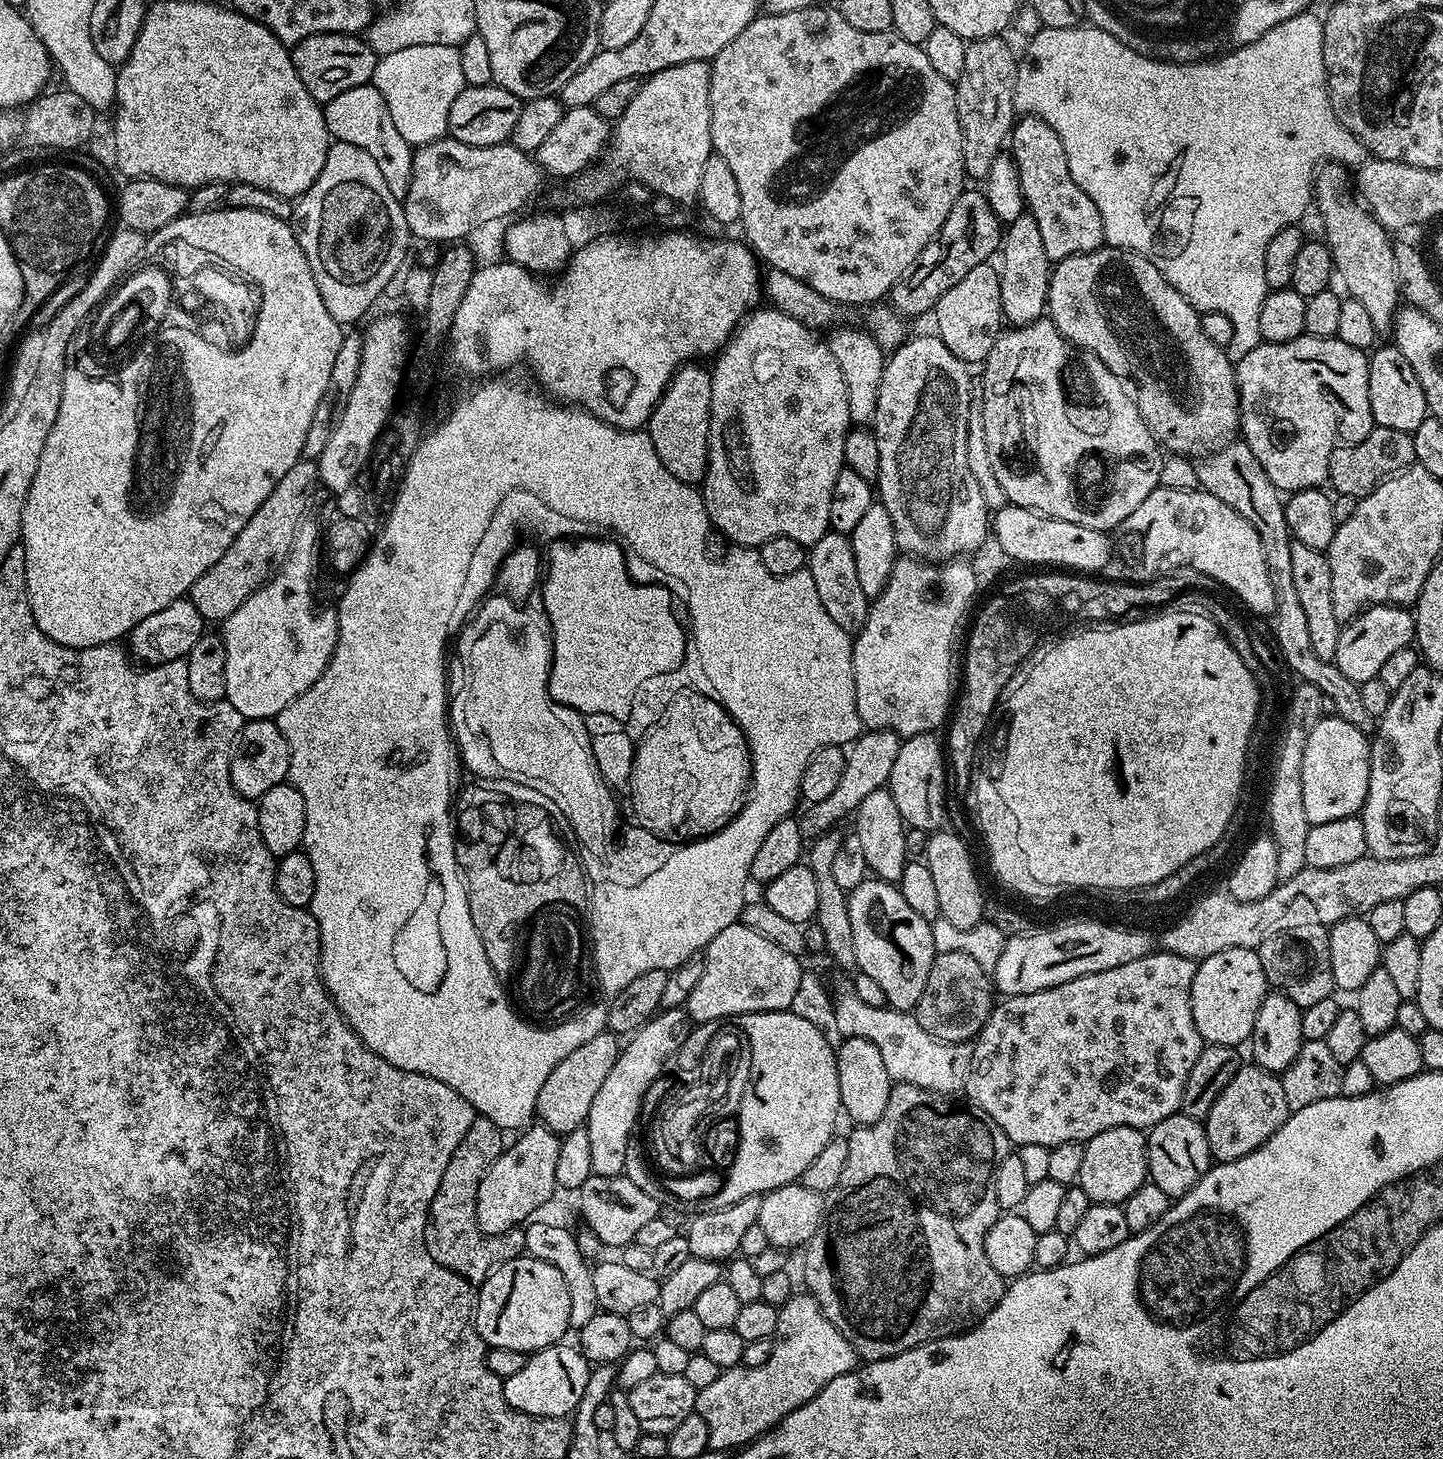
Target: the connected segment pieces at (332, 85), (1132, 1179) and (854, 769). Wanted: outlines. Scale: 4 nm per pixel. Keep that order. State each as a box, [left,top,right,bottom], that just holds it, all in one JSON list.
[[291,32,377,102],[1078,1126,1149,1205],[799,730,902,842]]

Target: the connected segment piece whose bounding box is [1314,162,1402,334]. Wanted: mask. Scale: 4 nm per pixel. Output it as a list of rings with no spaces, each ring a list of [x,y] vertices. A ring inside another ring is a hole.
[[[1328,162],[1317,171],[1314,208],[1320,211],[1320,220],[1324,223],[1322,236],[1332,252],[1335,275],[1344,283],[1343,291],[1351,299],[1362,302],[1362,307],[1370,313],[1377,334],[1391,333],[1402,304],[1394,266],[1394,240],[1388,237],[1391,236],[1389,229],[1383,228],[1354,195],[1350,187],[1350,172],[1345,165]]]

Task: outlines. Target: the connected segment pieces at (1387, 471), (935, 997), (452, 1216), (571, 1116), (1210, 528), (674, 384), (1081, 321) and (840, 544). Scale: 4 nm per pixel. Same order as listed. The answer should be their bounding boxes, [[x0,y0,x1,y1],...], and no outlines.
[[1327,427,1416,496],[914,952,994,1044],[424,1115,524,1286],[535,1030,622,1134],[1114,488,1276,618],[646,362,712,485],[1046,246,1240,457],[806,530,870,634]]

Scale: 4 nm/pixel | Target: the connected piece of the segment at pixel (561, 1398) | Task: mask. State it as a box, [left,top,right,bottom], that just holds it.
[504,1342,590,1418]

